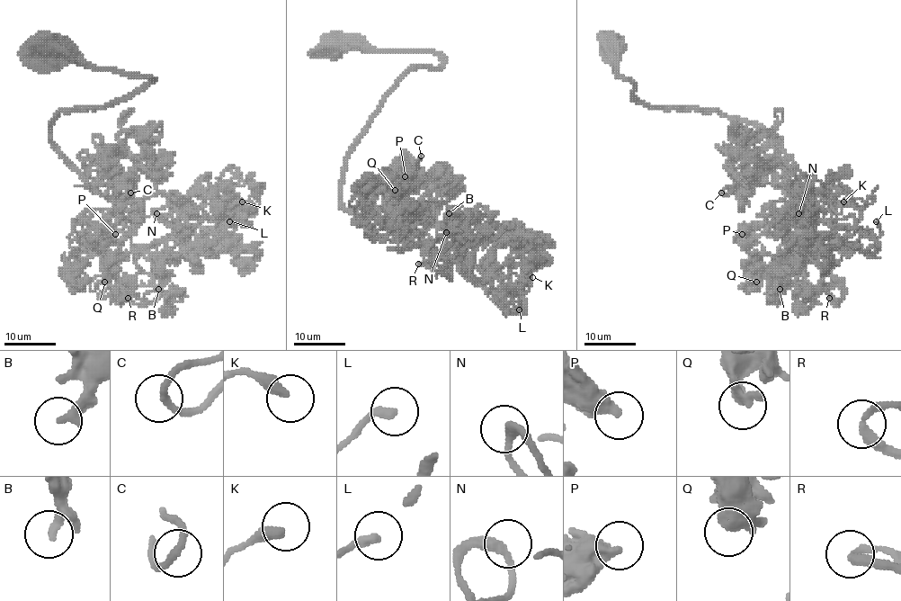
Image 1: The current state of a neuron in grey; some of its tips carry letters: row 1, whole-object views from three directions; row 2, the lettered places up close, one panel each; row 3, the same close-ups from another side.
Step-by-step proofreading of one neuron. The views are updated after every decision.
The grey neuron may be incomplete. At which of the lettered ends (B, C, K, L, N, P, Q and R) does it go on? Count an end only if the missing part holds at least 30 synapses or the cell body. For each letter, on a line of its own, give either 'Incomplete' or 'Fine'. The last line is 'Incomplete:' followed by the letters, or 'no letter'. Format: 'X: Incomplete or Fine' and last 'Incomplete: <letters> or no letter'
B: Fine
C: Fine
K: Incomplete
L: Fine
N: Fine
P: Fine
Q: Fine
R: Fine
Incomplete: K

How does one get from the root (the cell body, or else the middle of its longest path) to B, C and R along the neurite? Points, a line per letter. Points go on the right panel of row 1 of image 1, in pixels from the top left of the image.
B: (615, 48), (637, 99), (744, 118), (772, 145), (814, 237), (780, 289)
C: (615, 48), (616, 73), (634, 84), (637, 99), (744, 118), (772, 145), (783, 183), (733, 185), (721, 192)
R: (615, 48), (643, 103), (763, 134), (808, 201), (842, 291), (829, 298)

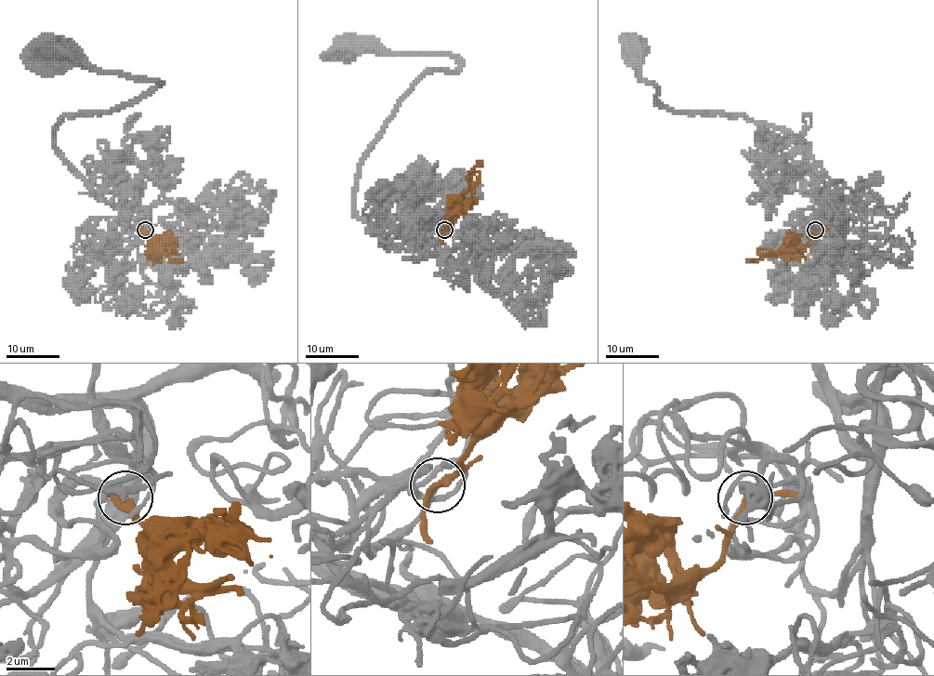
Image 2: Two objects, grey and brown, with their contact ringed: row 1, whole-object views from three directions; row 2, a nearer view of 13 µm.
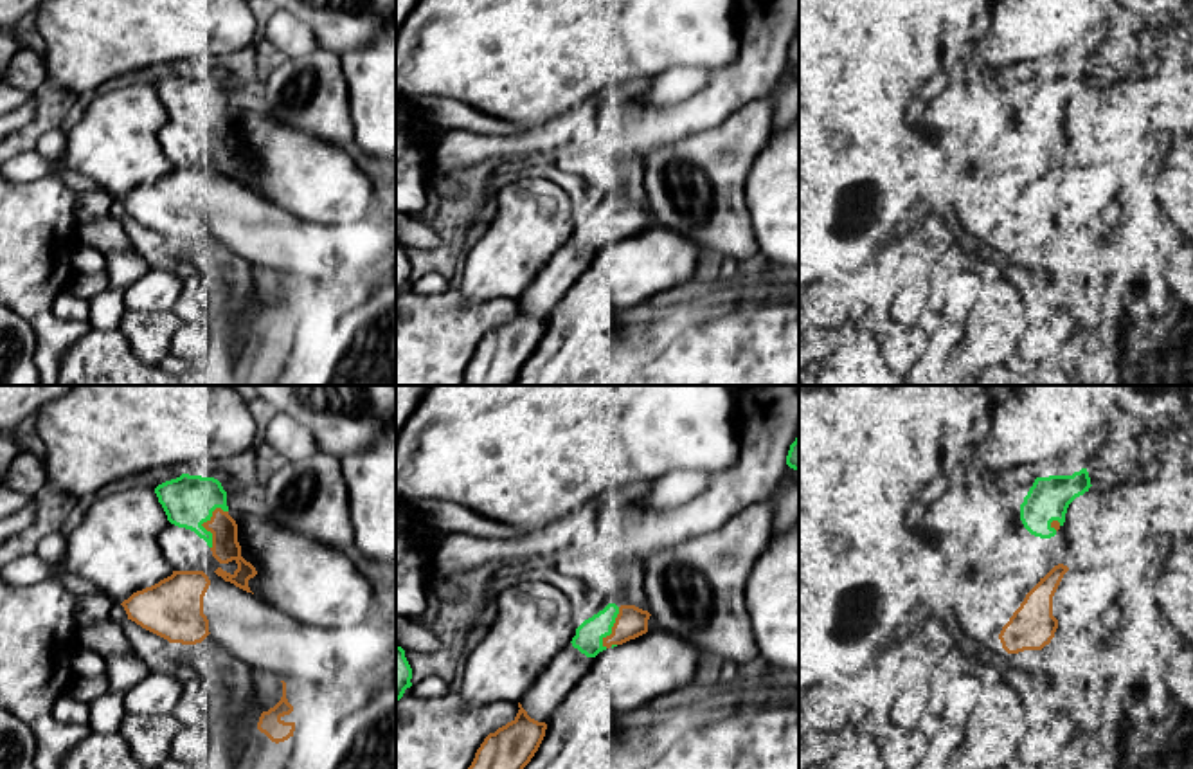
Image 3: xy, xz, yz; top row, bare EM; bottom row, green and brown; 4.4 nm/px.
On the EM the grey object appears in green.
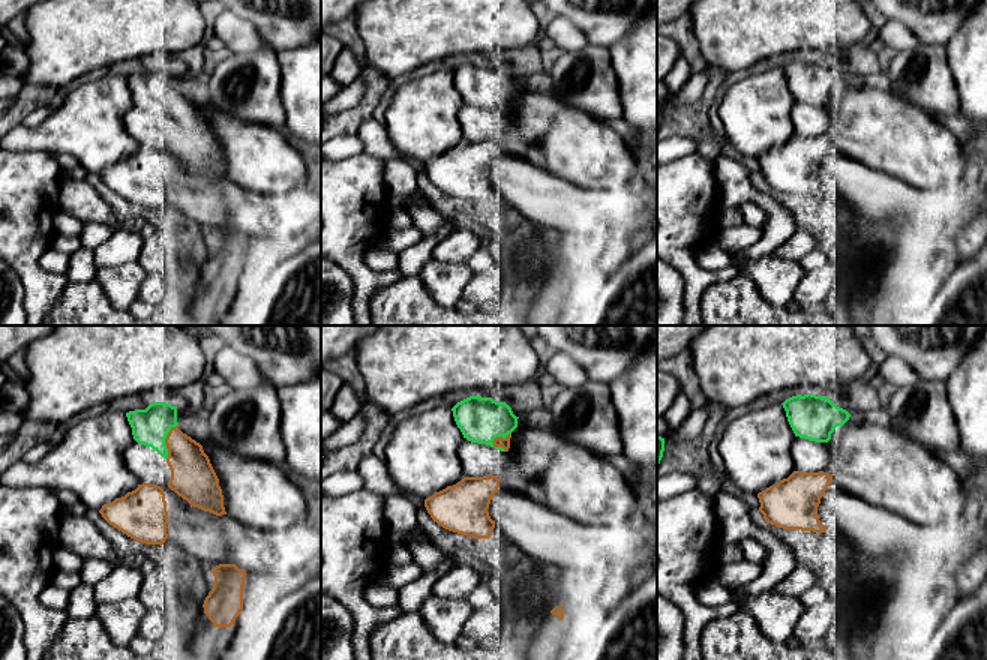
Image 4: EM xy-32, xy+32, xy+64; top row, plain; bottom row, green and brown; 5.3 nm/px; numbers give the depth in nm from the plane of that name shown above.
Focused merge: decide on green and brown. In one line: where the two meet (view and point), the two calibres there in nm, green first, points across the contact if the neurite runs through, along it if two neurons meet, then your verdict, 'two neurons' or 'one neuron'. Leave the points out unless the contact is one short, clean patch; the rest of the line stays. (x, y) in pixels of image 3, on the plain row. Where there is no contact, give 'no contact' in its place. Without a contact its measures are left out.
contact xy (202, 123); calibres 220 and 130 nm; one neuron

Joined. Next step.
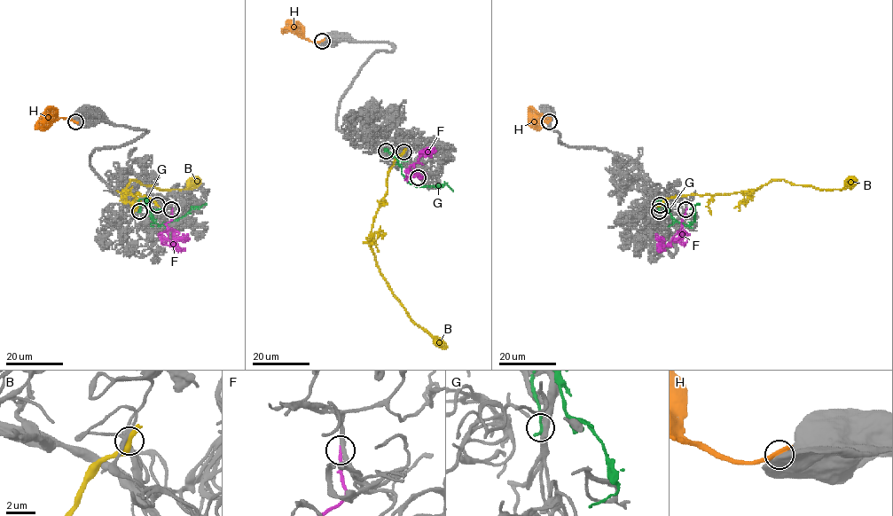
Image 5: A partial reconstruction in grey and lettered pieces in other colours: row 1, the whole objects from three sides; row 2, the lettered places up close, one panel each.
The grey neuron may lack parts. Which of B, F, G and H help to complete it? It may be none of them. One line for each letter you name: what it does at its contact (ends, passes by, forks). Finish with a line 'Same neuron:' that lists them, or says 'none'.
F: it ends
Same neuron: F

